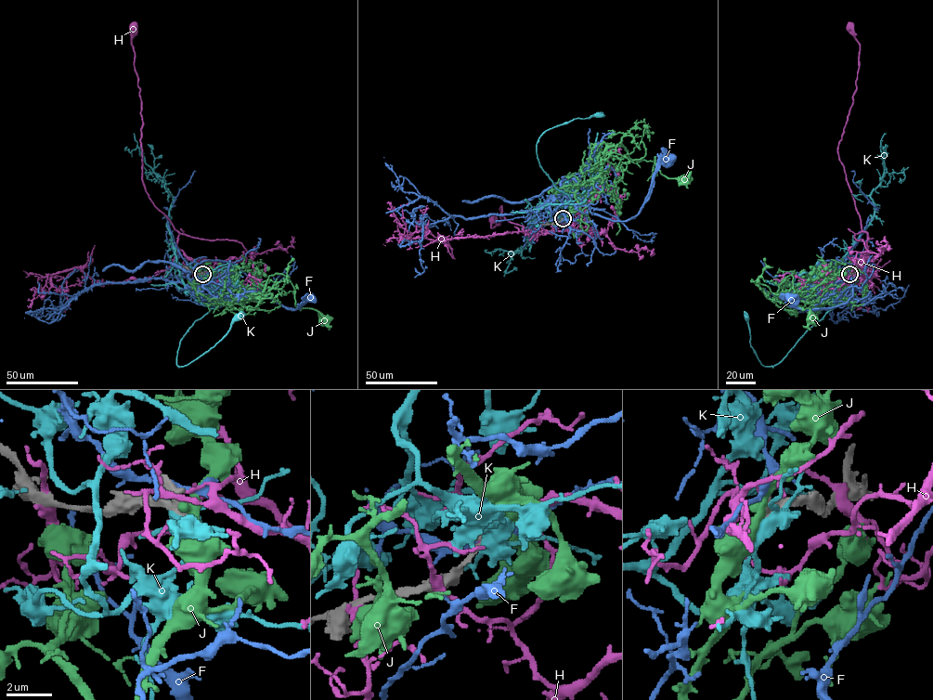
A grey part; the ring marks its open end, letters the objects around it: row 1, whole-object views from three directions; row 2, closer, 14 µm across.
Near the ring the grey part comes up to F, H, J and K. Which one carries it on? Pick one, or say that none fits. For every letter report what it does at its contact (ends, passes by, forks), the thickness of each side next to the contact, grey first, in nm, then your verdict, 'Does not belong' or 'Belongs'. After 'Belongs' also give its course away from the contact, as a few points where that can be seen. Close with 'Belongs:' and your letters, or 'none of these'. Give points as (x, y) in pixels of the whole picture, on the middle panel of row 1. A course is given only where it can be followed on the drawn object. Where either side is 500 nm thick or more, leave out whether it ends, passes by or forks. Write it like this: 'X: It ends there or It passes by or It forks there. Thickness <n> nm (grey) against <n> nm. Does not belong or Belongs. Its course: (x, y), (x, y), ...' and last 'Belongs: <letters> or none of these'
F: It passes by. Thickness 300 nm (grey) against 190 nm. Does not belong
H: It ends there. Thickness 320 nm (grey) against 180 nm. Does not belong
J: It passes by. Thickness 340 nm (grey) against 440 nm. Does not belong
K: It forks there. Thickness 360 nm (grey) against 480 nm. Does not belong
Belongs: none of these

